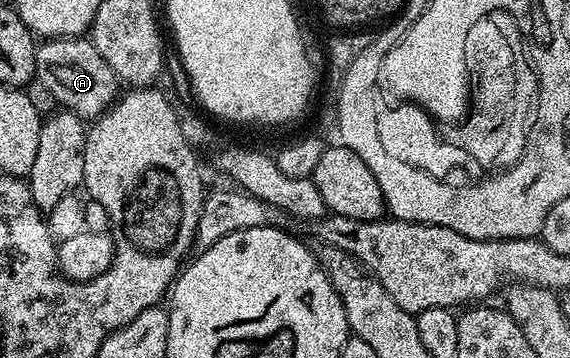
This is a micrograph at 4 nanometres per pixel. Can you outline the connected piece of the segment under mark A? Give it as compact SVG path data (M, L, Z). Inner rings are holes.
M89 38L43 40L34 53L35 78L51 90L54 101L67 111L73 111L84 121L93 121L114 104L120 94L120 80L96 53Z

